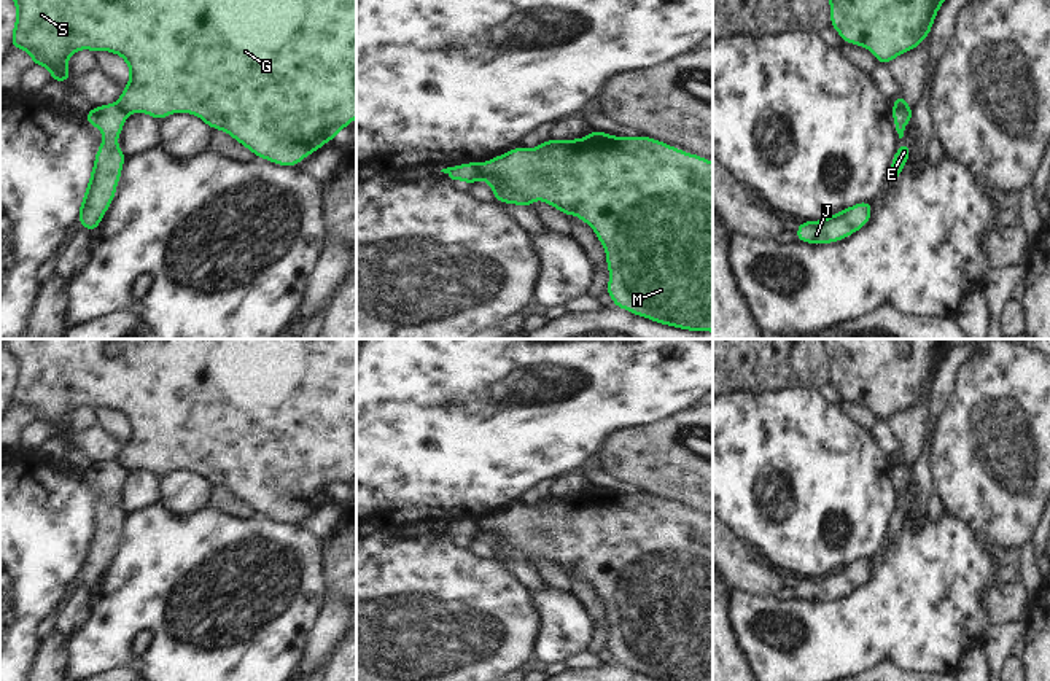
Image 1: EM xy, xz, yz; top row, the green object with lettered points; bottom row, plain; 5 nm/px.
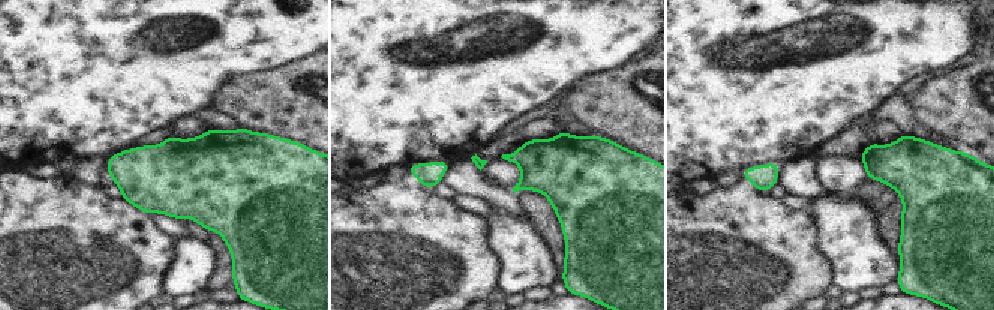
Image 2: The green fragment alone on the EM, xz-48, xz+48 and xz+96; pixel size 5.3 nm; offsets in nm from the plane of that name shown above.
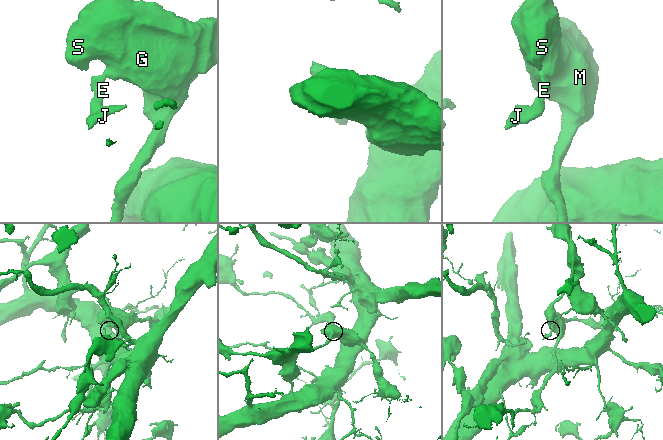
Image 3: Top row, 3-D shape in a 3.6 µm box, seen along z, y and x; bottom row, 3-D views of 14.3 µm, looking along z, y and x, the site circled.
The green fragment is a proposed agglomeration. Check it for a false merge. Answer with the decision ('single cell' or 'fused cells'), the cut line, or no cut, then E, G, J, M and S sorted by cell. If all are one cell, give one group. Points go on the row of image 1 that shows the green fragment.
fused cells | xz (479, 163), (478, 180) | E J / G M S

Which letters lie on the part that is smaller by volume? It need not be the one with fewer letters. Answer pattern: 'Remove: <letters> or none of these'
Remove: E, J

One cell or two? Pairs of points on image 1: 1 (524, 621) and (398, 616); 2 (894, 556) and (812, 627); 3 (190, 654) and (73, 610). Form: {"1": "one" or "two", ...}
{"1": "one", "2": "one", "3": "two"}

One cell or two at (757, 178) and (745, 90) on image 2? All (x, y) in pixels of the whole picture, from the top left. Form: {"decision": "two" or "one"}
{"decision": "two"}

